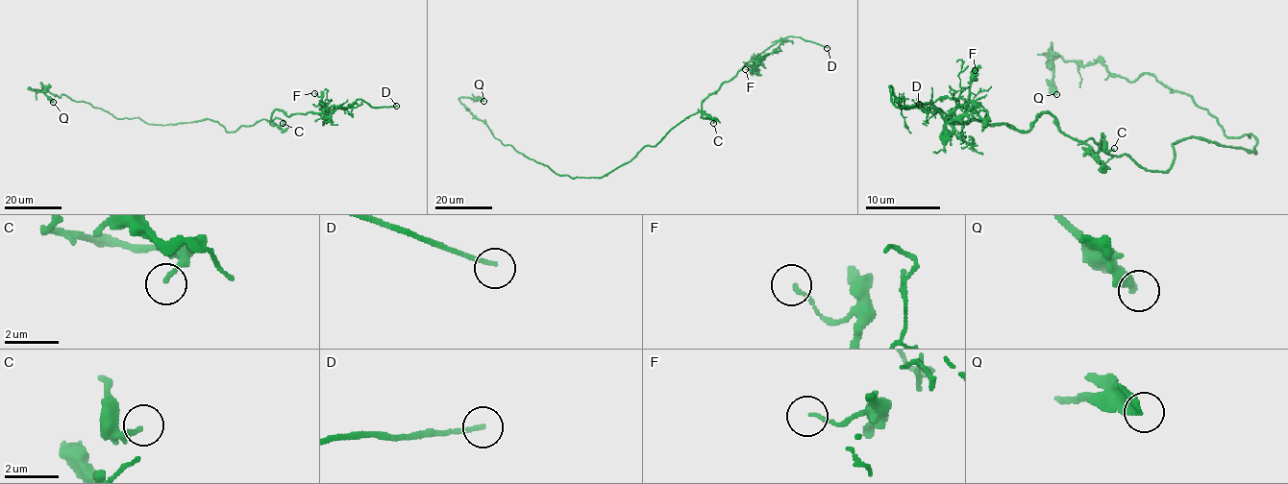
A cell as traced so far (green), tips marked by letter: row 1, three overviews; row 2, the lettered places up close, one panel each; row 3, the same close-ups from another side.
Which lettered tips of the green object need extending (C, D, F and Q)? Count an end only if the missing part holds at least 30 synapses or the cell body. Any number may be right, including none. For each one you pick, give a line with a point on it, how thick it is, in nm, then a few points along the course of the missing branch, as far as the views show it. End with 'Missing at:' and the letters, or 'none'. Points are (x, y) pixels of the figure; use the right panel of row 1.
D: Place: (919, 104). Thickness 150 nm. Course of what is missing: (919, 104), (933, 104), (963, 112), (975, 124), (982, 124), (1004, 150), (1028, 163)
Missing at: D

